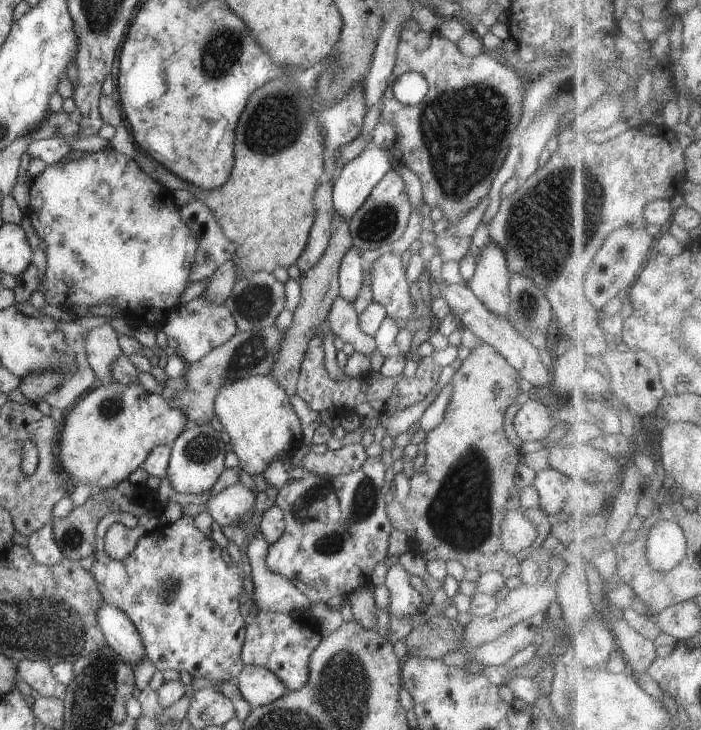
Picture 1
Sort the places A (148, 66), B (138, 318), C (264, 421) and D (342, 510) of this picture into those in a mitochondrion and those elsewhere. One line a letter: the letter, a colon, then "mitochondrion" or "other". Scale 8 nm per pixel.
A: other
B: other
C: other
D: mitochondrion

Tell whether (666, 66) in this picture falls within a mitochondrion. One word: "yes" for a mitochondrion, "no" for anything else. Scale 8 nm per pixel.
no

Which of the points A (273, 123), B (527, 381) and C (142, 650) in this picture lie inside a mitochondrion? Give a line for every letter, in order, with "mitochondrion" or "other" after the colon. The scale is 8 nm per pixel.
A: mitochondrion
B: other
C: other

